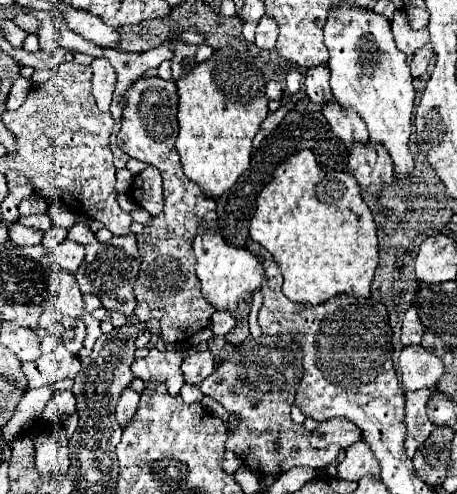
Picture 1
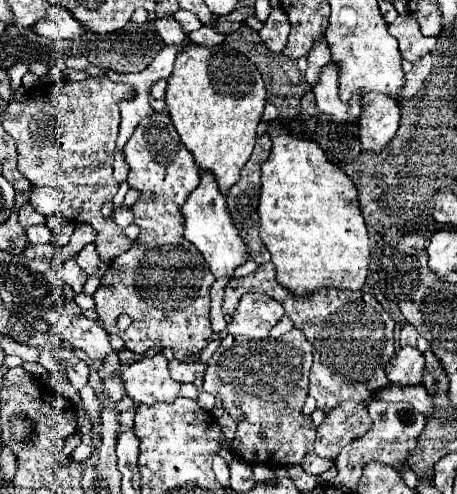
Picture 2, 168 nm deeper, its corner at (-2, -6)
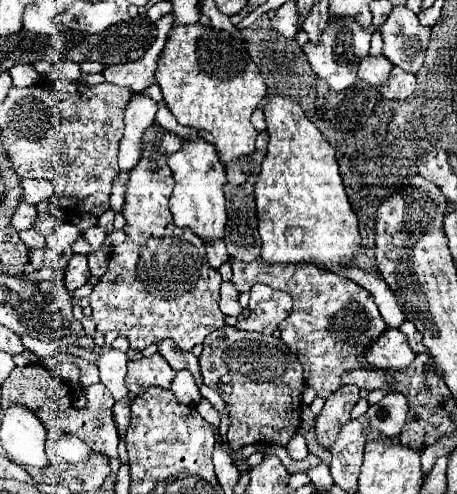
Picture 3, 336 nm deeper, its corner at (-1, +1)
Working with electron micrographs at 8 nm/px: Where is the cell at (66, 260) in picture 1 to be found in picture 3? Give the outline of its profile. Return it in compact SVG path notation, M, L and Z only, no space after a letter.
M73 256L69 260L69 266L67 266L67 290L75 292L89 278L91 278L91 272L89 272L89 266L87 266L87 258L85 256Z

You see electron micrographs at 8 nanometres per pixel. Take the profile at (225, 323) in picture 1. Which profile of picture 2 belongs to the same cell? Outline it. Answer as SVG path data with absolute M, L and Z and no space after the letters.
M246 293L242 295L226 331L230 335L246 335L264 339L270 335L270 329L284 315L284 307L270 299L264 293Z

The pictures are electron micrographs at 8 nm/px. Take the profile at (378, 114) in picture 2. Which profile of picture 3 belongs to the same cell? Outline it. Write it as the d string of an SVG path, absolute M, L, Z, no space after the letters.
M369 54L369 56L365 56L365 60L361 60L357 74L363 82L367 82L375 88L381 88L389 78L391 68L393 68L393 64L383 54L381 56Z

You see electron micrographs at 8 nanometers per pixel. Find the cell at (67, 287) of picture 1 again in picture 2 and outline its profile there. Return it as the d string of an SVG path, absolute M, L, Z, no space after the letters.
M76 313L70 323L70 343L76 349L82 349L94 363L94 369L102 365L102 359L112 351L108 333L84 313Z

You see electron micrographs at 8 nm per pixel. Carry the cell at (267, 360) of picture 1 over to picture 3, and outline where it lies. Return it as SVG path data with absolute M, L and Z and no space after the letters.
M223 326L205 338L199 360L203 384L217 390L227 404L231 418L227 442L239 462L239 472L245 472L245 460L239 454L241 446L267 442L285 446L289 442L301 422L301 390L305 380L297 356L281 338Z

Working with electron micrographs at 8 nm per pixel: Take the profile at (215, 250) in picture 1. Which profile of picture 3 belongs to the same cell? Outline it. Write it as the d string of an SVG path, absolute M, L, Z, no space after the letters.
M183 138L183 146L173 152L167 160L175 190L169 200L169 210L173 214L173 220L179 228L187 226L191 228L199 238L223 238L227 212L225 212L225 198L223 198L223 184L225 184L225 170L221 160L217 158L215 146L209 144L203 138Z

